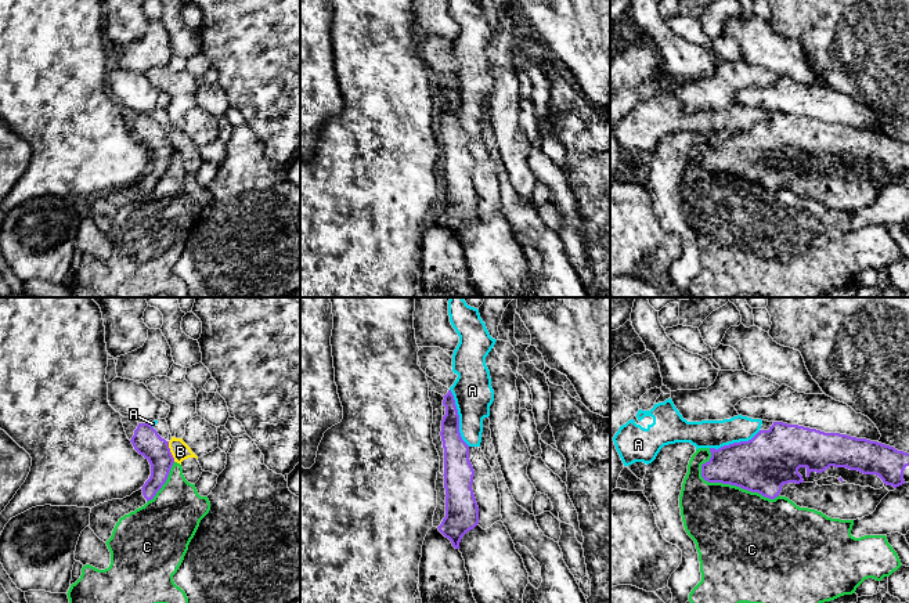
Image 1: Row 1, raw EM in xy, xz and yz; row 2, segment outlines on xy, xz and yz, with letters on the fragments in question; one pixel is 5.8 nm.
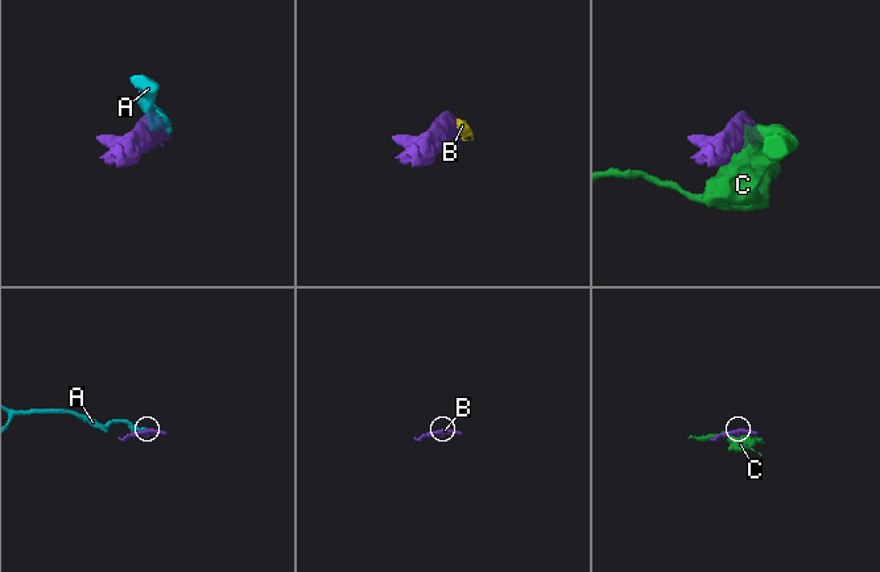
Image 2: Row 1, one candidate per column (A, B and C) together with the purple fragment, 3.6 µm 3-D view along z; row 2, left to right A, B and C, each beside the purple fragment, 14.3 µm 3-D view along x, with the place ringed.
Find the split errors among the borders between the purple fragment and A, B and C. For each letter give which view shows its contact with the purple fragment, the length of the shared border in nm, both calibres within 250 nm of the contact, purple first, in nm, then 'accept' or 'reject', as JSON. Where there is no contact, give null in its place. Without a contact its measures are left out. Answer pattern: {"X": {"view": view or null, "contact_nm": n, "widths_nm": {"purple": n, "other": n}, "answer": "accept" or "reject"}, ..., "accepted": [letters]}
{"A": {"view": "xz", "contact_nm": 360, "widths_nm": {"purple": 140, "other": 220}, "answer": "reject"}, "B": {"view": "xy", "contact_nm": 130, "widths_nm": {"purple": 160, "other": 110}, "answer": "reject"}, "C": {"view": "yz", "contact_nm": 500, "widths_nm": {"purple": 320, "other": 460}, "answer": "reject"}, "accepted": []}

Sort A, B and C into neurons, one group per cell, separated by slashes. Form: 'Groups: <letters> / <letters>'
Groups: A B / C

